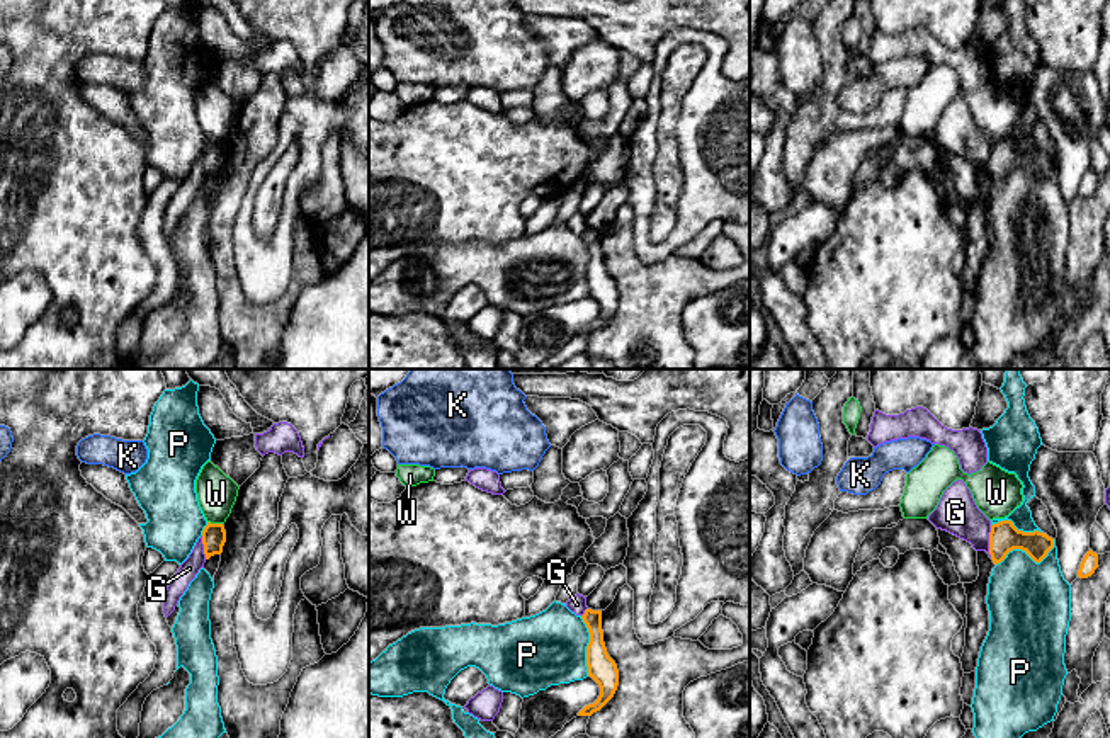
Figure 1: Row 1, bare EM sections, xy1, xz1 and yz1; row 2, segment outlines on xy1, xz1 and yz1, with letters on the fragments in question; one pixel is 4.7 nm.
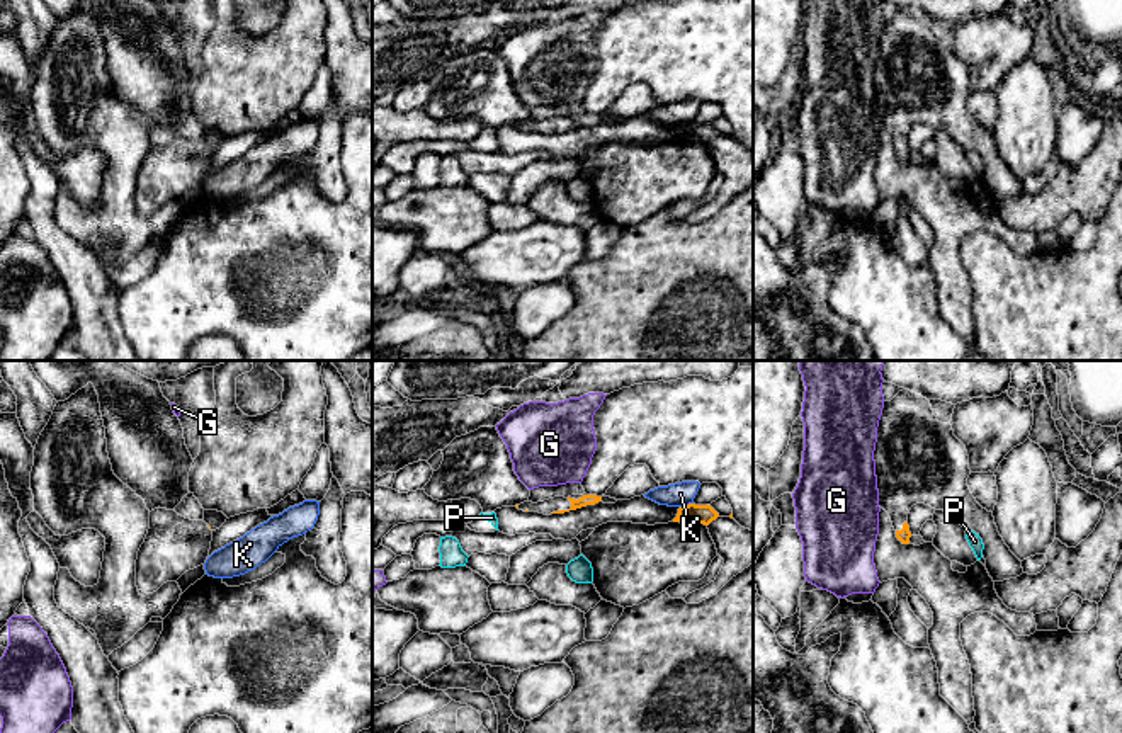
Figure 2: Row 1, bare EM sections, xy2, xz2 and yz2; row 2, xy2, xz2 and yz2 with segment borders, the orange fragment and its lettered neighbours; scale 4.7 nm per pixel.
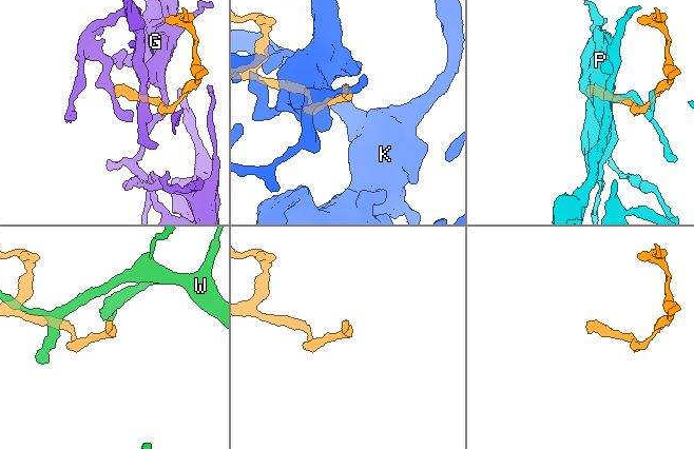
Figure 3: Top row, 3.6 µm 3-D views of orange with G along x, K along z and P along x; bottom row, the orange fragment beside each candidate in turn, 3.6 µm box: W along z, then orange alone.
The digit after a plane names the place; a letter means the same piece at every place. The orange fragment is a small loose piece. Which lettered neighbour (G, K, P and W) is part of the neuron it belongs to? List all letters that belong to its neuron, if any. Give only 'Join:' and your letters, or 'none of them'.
Join: none of them

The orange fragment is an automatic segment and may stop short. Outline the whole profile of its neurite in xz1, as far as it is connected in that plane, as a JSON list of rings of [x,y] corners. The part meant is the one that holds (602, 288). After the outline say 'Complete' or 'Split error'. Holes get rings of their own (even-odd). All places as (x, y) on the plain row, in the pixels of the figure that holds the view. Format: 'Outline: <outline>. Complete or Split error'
Outline: [[[586,228],[581,238],[590,252],[590,262],[586,265],[588,296],[598,303],[600,315],[593,323],[585,325],[578,335],[592,335],[614,316],[619,304],[619,289],[603,262],[602,230]]]. Complete

